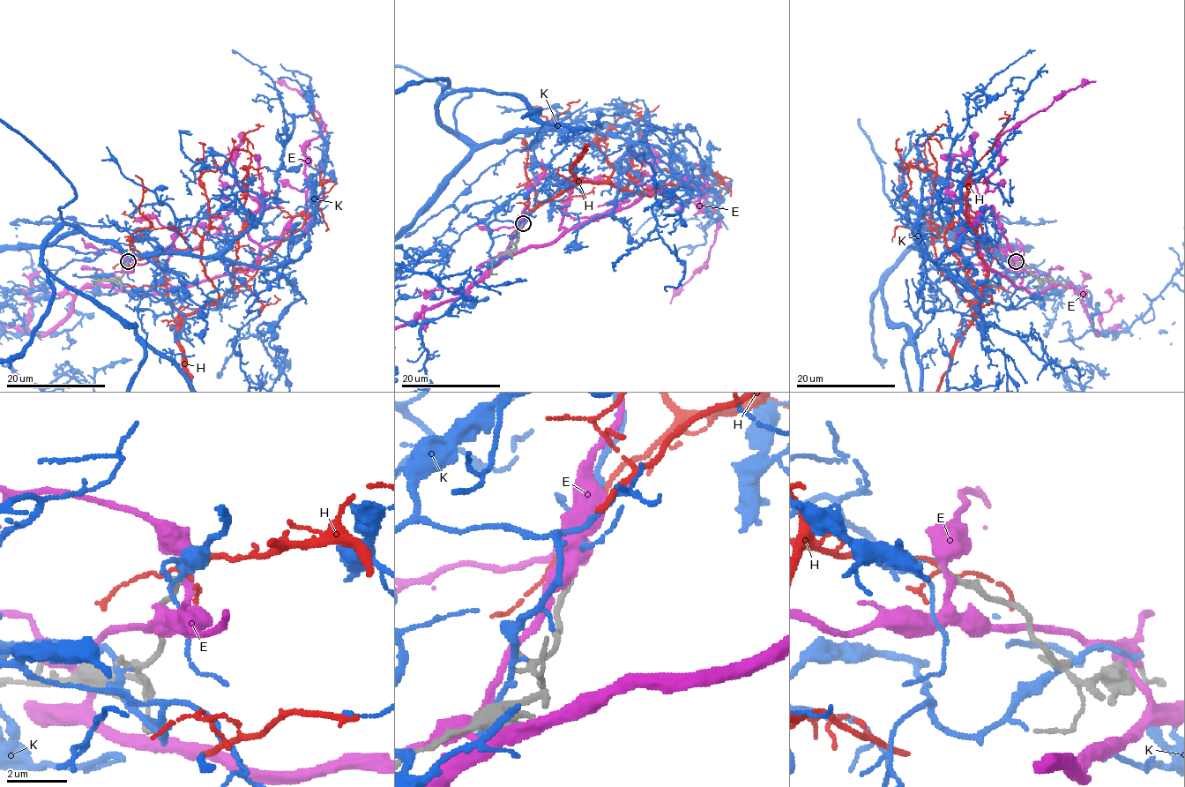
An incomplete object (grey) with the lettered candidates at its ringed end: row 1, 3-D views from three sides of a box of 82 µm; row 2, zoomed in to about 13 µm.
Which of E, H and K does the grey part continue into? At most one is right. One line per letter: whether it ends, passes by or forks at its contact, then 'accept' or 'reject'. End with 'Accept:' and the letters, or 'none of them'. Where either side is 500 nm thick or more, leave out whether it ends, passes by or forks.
E: it passes by; reject
H: it forks there; reject
K: it passes by; reject
Accept: none of them

